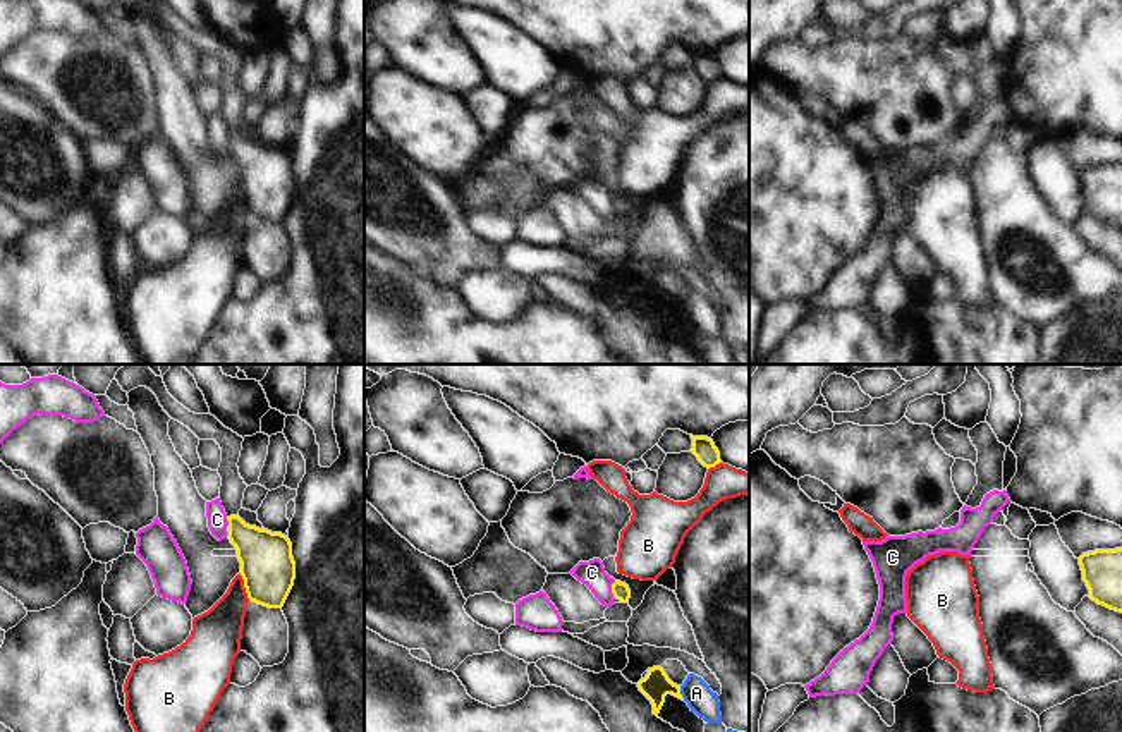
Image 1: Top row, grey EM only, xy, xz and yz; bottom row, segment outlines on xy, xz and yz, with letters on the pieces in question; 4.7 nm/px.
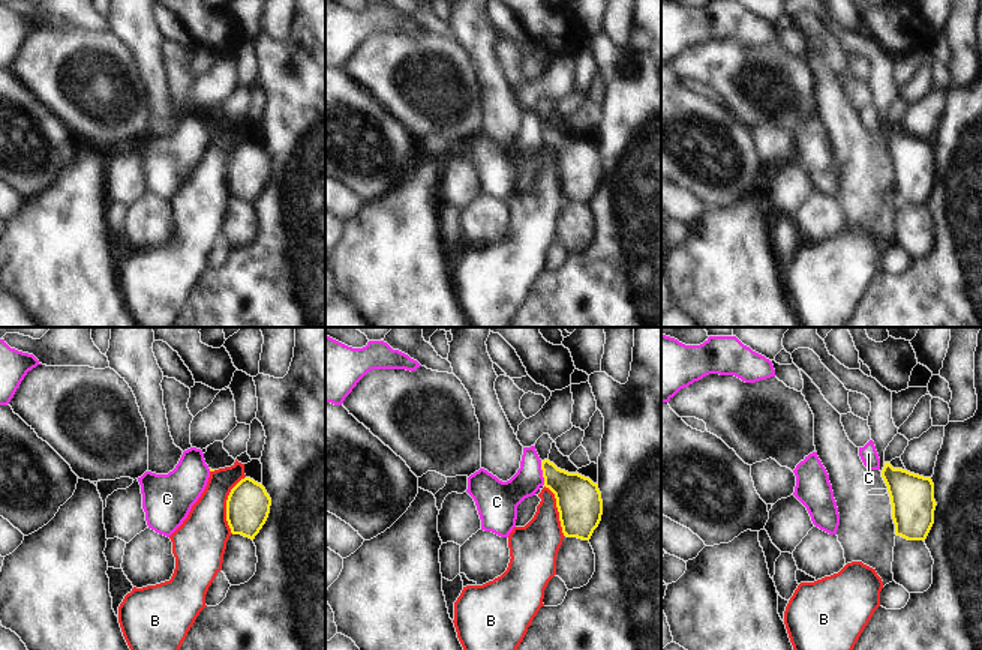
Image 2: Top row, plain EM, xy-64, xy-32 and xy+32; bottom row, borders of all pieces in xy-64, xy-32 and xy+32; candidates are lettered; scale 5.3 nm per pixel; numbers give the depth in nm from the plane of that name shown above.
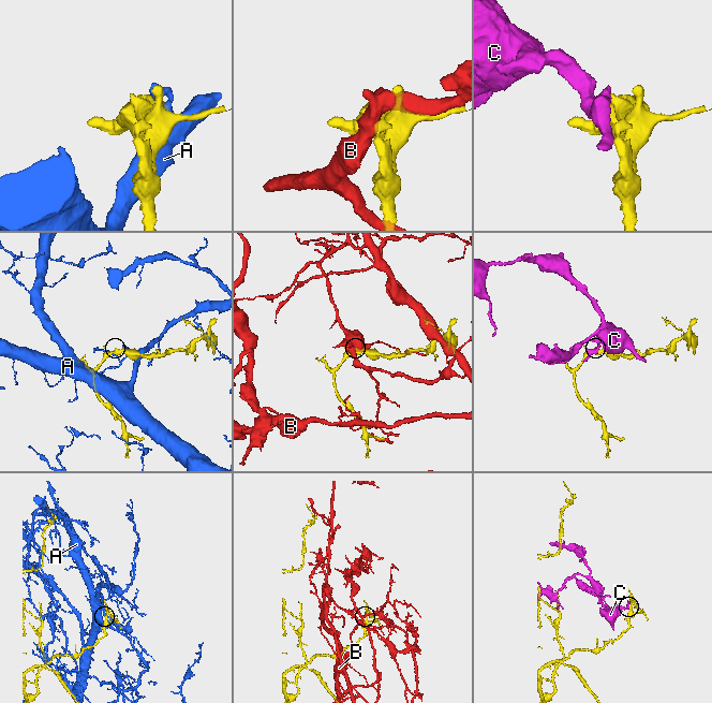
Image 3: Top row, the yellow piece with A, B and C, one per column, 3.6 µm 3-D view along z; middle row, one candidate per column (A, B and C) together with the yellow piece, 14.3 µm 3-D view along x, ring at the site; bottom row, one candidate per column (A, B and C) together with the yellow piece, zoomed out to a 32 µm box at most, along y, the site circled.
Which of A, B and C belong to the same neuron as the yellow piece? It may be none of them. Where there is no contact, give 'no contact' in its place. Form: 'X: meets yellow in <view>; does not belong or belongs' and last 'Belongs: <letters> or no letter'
A: meets yellow in xz; does not belong
B: meets yellow in xy; does not belong
C: meets yellow in xz; does not belong
Belongs: no letter

